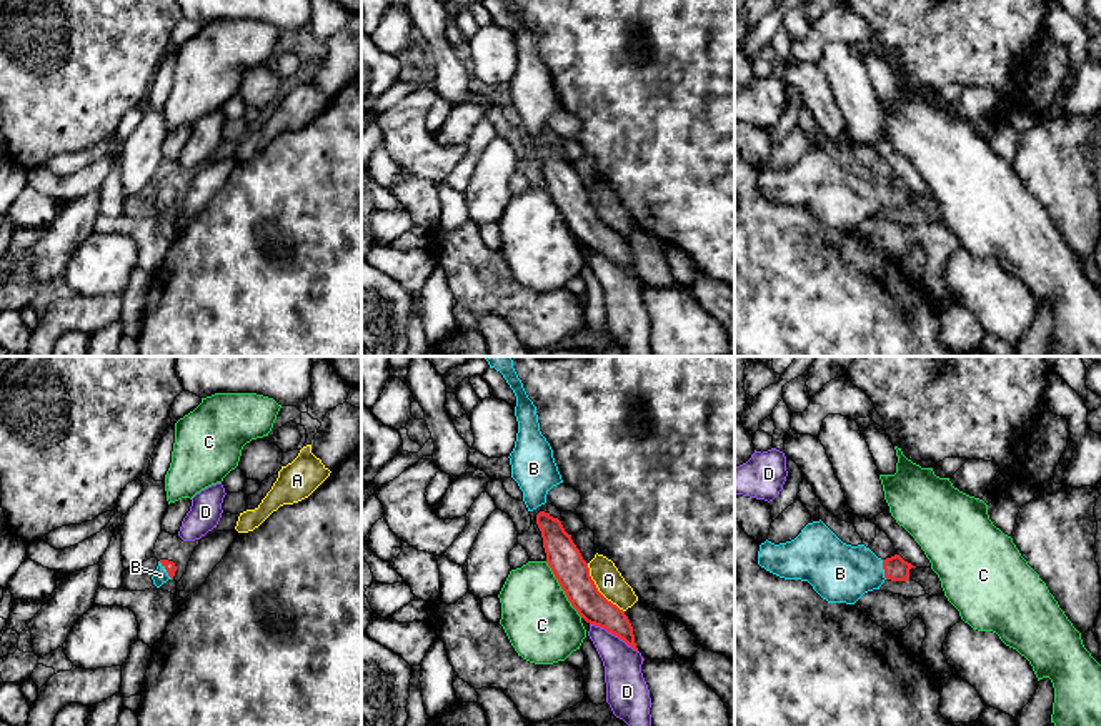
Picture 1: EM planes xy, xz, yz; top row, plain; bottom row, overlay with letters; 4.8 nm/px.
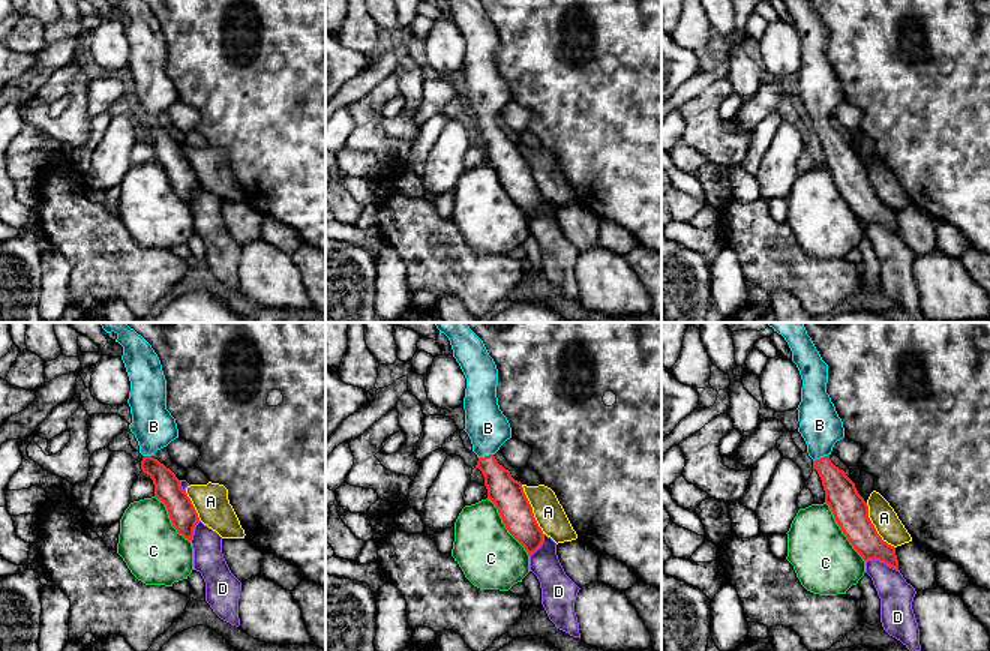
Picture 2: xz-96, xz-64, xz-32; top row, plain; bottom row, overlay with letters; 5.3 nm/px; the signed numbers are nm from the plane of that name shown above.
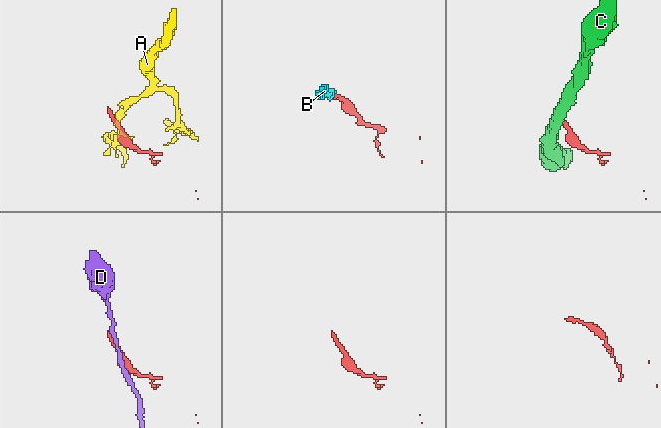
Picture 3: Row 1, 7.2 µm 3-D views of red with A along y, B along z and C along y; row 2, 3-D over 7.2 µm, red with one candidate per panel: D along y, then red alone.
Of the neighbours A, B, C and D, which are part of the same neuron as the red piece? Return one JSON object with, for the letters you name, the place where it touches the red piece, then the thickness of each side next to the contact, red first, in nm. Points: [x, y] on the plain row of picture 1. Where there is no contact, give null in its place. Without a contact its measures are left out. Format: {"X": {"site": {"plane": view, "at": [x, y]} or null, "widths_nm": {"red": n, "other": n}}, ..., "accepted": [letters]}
{"B": {"site": {"plane": "xy", "at": [165, 195]}, "widths_nm": {"red": 50, "other": 70}}, "accepted": ["B"]}

